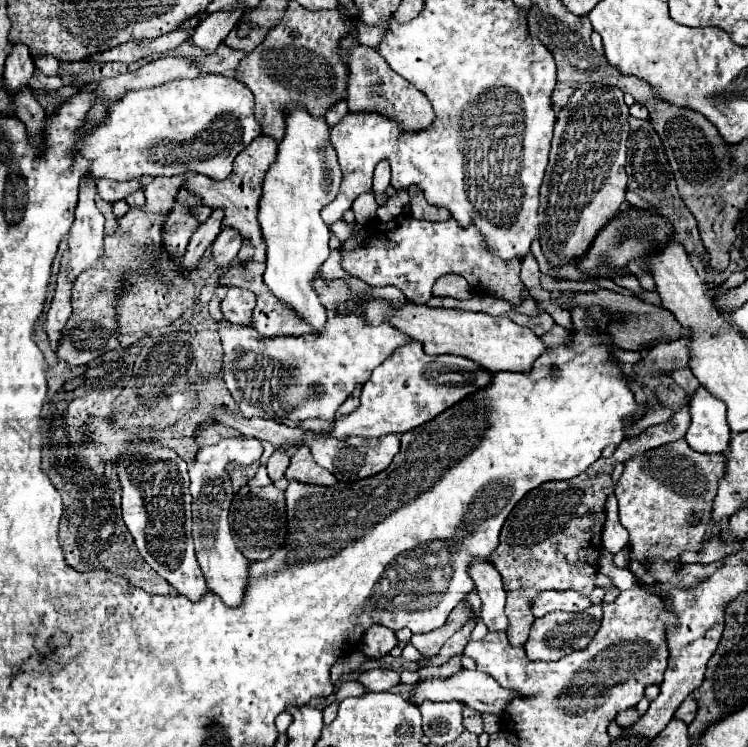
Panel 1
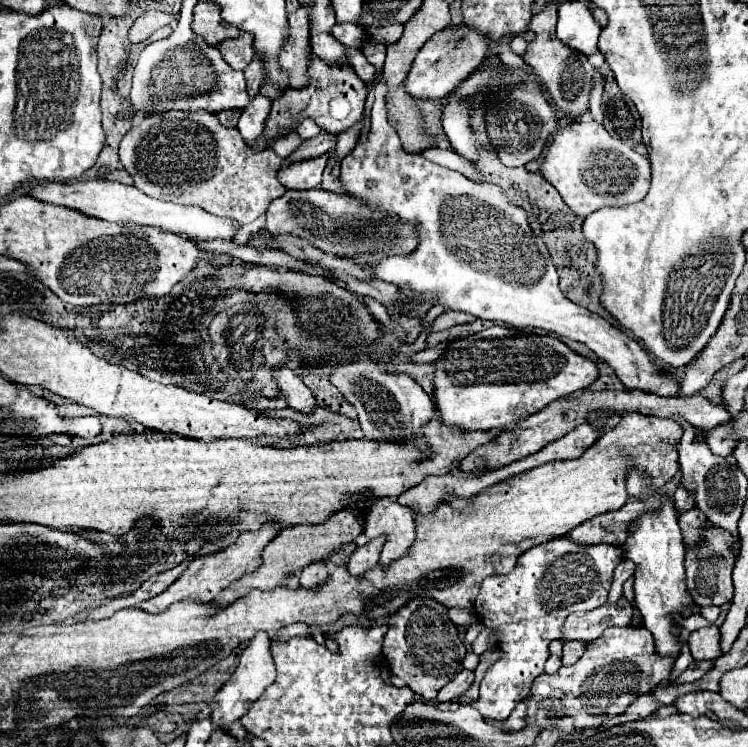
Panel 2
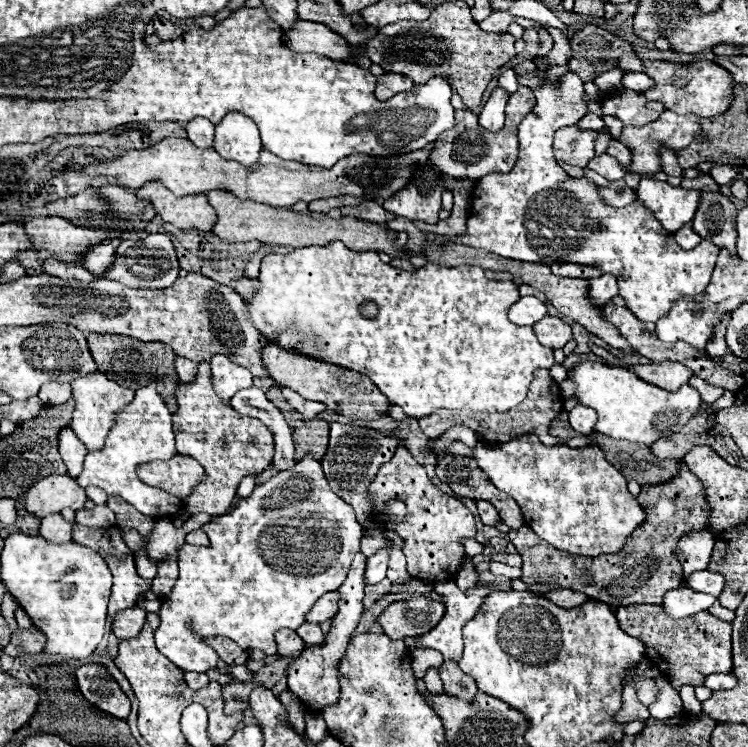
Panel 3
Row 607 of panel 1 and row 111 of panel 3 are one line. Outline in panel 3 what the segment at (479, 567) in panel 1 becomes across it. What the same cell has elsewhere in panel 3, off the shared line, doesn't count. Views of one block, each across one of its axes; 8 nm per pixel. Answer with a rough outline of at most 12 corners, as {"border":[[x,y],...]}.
{"border":[[496,88],[478,120],[490,132],[504,126],[508,94]]}

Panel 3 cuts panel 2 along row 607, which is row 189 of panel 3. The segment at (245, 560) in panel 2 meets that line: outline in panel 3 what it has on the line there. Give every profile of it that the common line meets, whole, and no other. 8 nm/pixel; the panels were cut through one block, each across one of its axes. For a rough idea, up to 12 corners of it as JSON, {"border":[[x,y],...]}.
{"border":[[162,182],[138,188],[178,228],[212,230],[218,212],[206,194],[174,196]]}

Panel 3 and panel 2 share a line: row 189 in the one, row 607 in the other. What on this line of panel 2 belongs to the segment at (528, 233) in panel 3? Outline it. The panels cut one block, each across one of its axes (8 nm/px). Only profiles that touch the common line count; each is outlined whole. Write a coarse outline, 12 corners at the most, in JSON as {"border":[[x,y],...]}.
{"border":[[566,538],[482,582],[502,658],[470,702],[506,720],[576,610],[606,602],[622,548]]}

